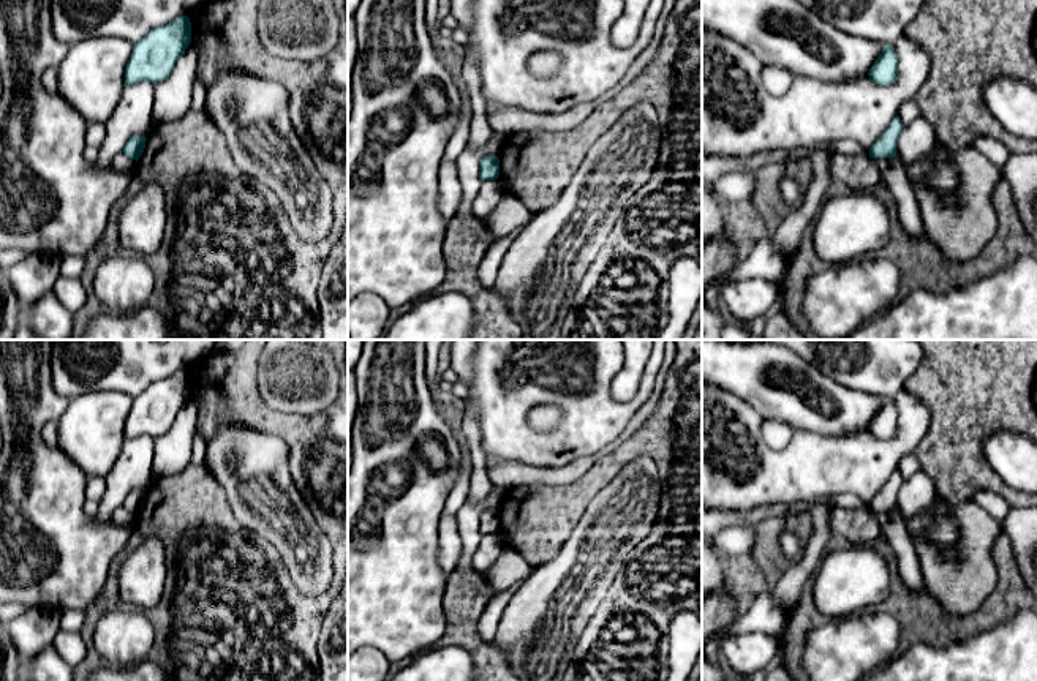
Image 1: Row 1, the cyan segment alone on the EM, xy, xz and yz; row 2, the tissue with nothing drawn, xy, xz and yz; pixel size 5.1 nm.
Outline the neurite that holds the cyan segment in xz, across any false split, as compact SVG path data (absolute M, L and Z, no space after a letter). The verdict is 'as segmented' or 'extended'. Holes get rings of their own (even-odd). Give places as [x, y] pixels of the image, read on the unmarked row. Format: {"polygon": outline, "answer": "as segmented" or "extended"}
{"polygon": "M485 510L481 514L479 531L481 534L493 534L500 529L500 514L498 510Z", "answer": "as segmented"}

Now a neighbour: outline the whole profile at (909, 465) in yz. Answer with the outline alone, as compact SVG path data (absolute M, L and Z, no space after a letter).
M906 453L901 457L896 469L899 471L901 477L906 480L915 472L922 471L922 465L914 453Z

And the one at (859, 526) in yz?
M835 507L830 528L831 536L844 537L850 545L874 545L882 536L874 514L863 507Z

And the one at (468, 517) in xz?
M493 485L487 496L477 502L466 501L457 512L458 536L462 540L462 555L457 569L473 569L473 553L481 542L479 520L485 510L498 510L506 498L506 490Z

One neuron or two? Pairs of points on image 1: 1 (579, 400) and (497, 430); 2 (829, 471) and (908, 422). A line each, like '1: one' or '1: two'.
1: one
2: one

